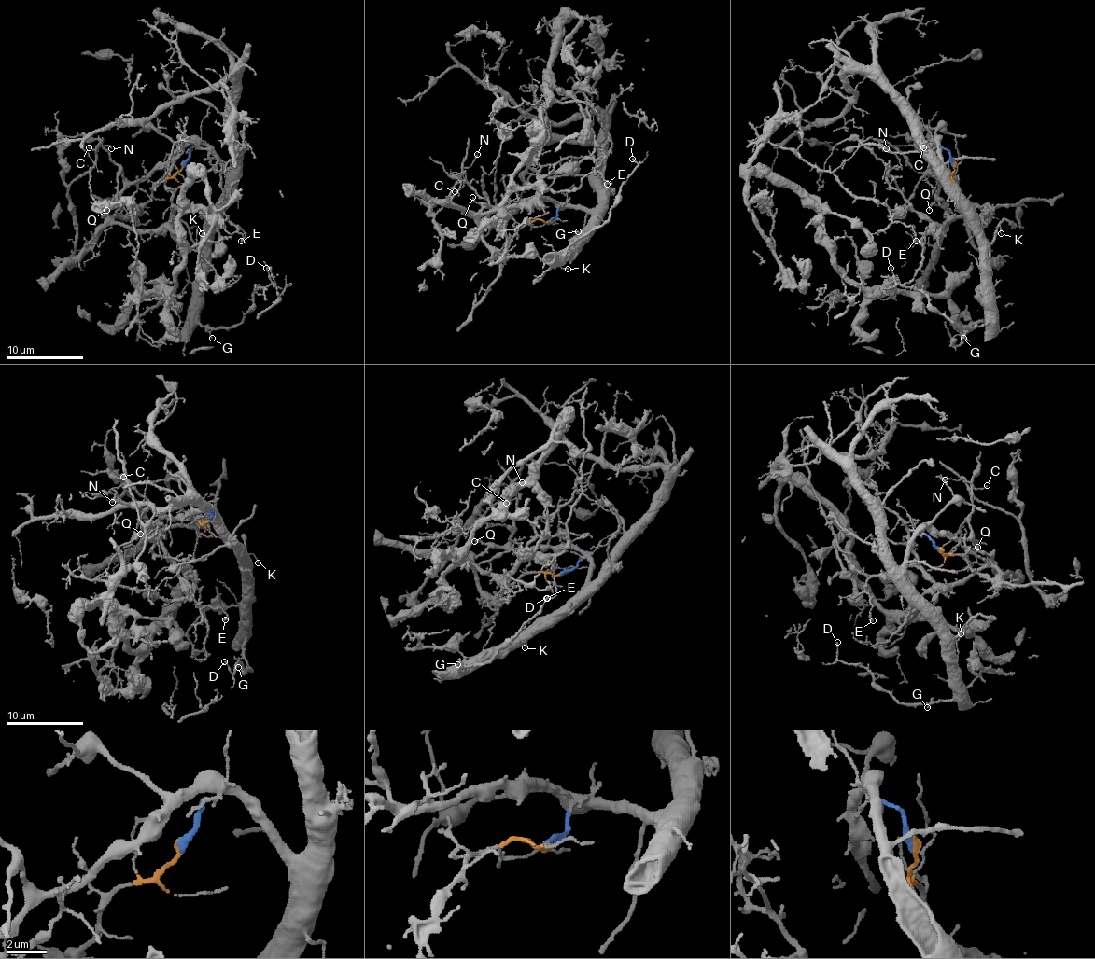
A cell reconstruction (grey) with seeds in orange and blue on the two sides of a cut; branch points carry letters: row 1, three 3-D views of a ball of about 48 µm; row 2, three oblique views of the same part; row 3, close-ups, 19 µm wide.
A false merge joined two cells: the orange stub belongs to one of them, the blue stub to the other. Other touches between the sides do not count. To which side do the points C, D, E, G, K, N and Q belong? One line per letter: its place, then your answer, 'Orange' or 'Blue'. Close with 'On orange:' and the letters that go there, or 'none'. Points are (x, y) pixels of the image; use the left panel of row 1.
C: Place: (89, 147). Blue
D: Place: (266, 268). Blue
E: Place: (241, 241). Orange
G: Place: (212, 338). Blue
K: Place: (202, 233). Blue
N: Place: (111, 148). Blue
Q: Place: (106, 210). Blue
On orange: E

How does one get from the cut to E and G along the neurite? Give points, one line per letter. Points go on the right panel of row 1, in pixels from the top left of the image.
E: (954, 164), (952, 177), (983, 211), (938, 229), (911, 209), (891, 211), (915, 242)
G: (952, 164), (950, 154), (936, 145), (947, 195), (973, 232), (981, 256), (985, 321), (963, 339)

